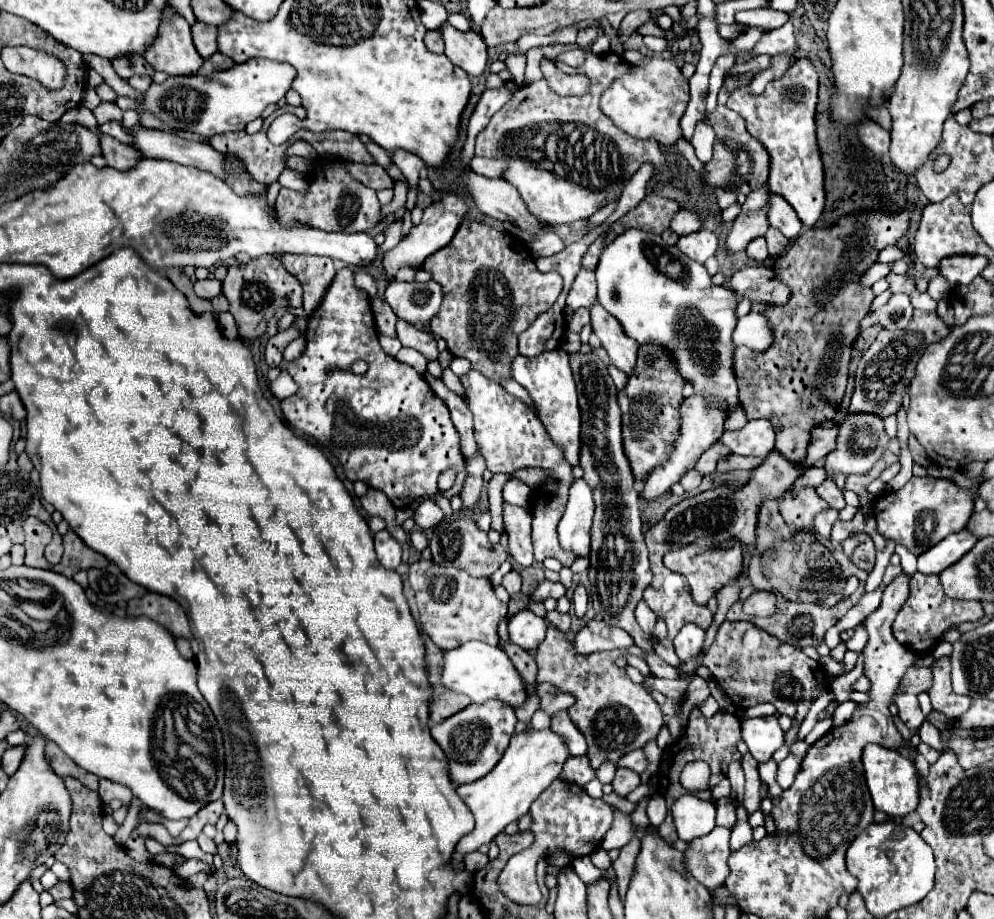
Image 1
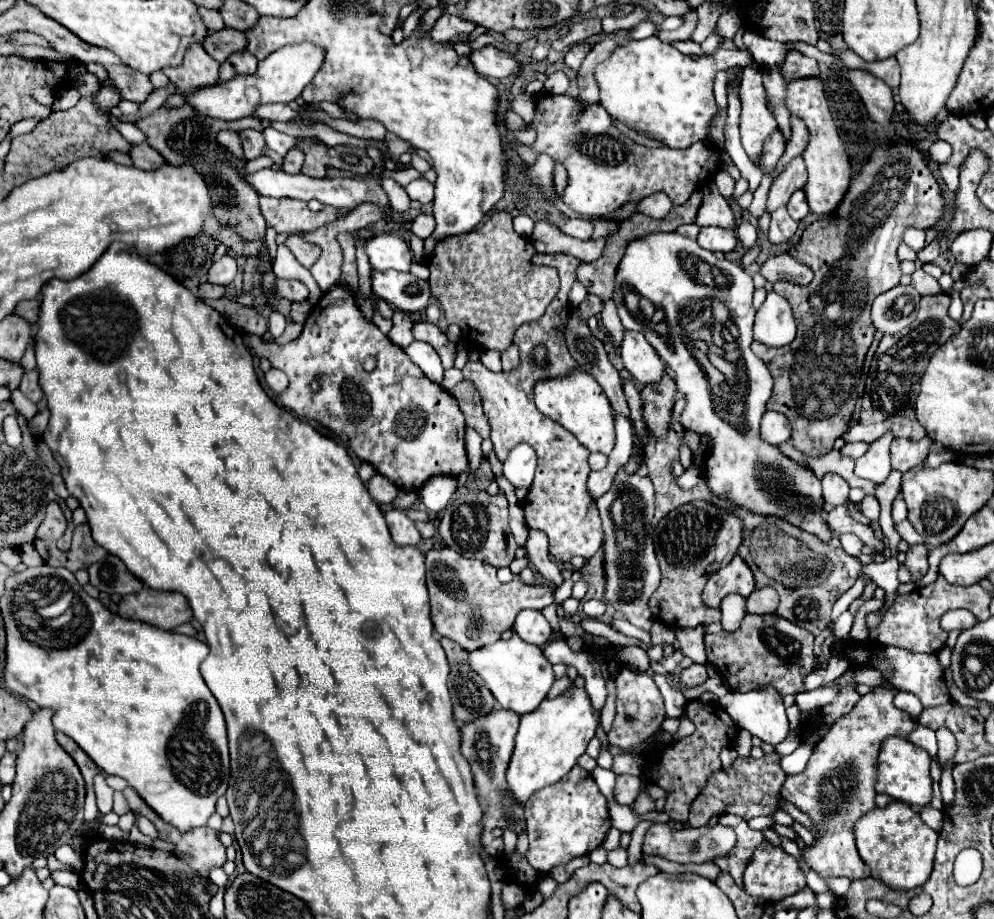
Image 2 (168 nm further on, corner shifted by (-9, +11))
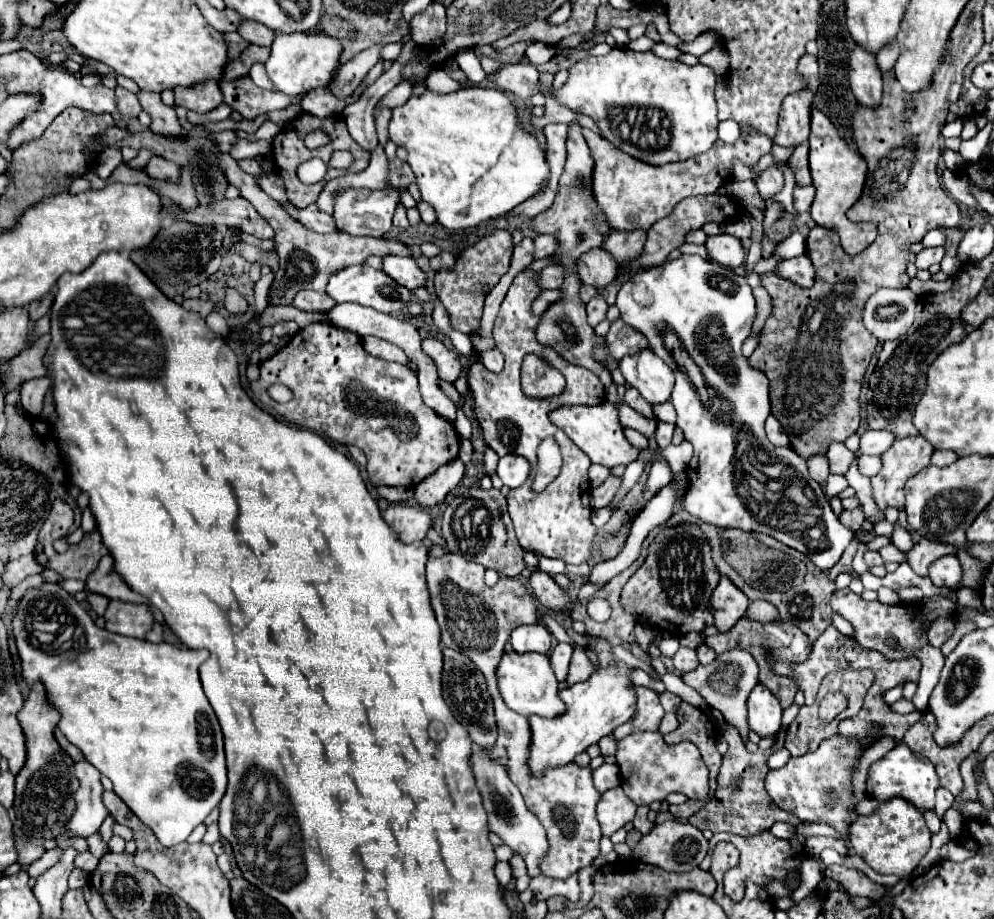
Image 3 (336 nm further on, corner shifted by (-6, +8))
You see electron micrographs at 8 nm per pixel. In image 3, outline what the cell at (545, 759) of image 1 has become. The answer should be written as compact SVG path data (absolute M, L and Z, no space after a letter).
M611 662L605 668L597 668L585 682L573 684L559 692L561 700L567 706L563 716L553 720L531 716L531 758L529 768L535 776L541 776L545 768L557 768L573 762L573 758L585 752L587 746L597 744L603 736L613 734L613 730L625 724L635 714L635 690L631 682L631 668L623 668L617 662Z

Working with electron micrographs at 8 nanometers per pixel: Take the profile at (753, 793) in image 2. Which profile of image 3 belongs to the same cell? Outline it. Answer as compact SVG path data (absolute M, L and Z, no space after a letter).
M725 724L721 730L721 738L727 740L729 750L723 756L721 772L717 778L717 790L711 800L705 802L705 806L689 818L689 824L697 826L699 830L711 830L711 832L733 832L737 836L755 836L755 832L769 830L775 822L787 822L797 826L797 818L785 810L781 810L765 792L765 776L769 772L767 768L767 758L777 750L783 748L785 740L785 730L777 736L777 742L769 750L757 750L749 752L739 736L739 732Z

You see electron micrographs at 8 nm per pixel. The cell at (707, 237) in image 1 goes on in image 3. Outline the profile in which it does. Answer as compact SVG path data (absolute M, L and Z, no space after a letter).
M717 234L709 236L705 242L707 254L713 262L727 266L727 268L737 268L745 262L745 250L741 246L741 240L729 234Z

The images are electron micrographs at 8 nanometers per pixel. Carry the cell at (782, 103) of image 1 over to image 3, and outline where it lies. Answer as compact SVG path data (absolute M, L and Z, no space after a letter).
M813 108L813 118L811 118L809 144L811 144L811 152L809 152L811 176L813 176L813 186L817 190L815 200L811 204L811 218L819 226L827 226L835 230L841 236L841 246L849 256L859 254L869 244L873 244L877 236L877 226L875 224L853 224L847 220L845 212L861 198L865 176L867 176L867 164L857 150L851 150L845 144L845 140L839 136L831 120L815 108Z

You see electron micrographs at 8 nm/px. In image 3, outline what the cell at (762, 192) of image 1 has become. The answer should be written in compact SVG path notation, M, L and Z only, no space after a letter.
M801 90L789 94L783 100L779 114L779 128L773 136L773 143L782 147L796 147L809 138L809 120L811 120L813 92Z

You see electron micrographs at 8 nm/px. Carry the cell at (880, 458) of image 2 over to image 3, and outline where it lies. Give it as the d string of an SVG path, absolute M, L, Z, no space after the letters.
M863 454L861 458L859 458L859 472L861 474L865 474L865 476L875 476L877 472L881 470L881 458L879 456L867 456L867 454Z

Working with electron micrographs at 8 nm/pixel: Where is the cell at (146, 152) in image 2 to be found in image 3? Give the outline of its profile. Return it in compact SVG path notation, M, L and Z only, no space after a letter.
M153 156L145 170L151 178L165 180L165 182L171 182L171 184L179 184L179 178L181 178L181 168L177 164L171 164L169 160L165 160L161 156Z

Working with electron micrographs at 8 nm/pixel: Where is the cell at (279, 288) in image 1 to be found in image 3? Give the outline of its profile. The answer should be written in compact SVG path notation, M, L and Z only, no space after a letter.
M301 290L295 300L293 306L305 312L329 312L335 306L335 300L331 300L325 292L315 292L315 290Z

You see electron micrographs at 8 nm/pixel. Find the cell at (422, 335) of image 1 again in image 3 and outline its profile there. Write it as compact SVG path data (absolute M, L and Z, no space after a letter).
M427 338L423 340L423 352L437 364L437 374L441 380L445 382L455 382L461 374L461 362L457 352L449 350L443 342L435 340L435 338Z

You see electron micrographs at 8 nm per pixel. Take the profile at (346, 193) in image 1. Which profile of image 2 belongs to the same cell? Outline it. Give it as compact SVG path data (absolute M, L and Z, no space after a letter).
M260 197L260 209L266 217L266 223L272 225L278 233L290 233L290 231L316 231L318 227L324 227L332 223L338 217L348 215L348 209L336 209L332 205L324 205L322 211L310 211L304 201L296 199L266 199Z

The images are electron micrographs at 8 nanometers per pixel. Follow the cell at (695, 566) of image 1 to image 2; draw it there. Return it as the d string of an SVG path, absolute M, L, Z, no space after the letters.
M734 555L734 559L724 569L708 573L702 599L708 607L720 607L726 595L738 593L742 597L748 597L752 591L754 591L752 569L740 555Z

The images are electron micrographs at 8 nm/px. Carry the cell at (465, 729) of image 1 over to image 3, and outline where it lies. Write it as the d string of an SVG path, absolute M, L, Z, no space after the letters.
M475 748L475 752L473 752L473 774L475 774L475 780L477 780L477 788L483 796L483 808L489 816L489 830L495 832L509 848L513 848L525 860L529 876L541 874L539 864L549 850L547 834L545 834L541 822L537 820L537 816L527 810L521 792L509 780L505 768L501 764L493 762L493 758L487 752Z

